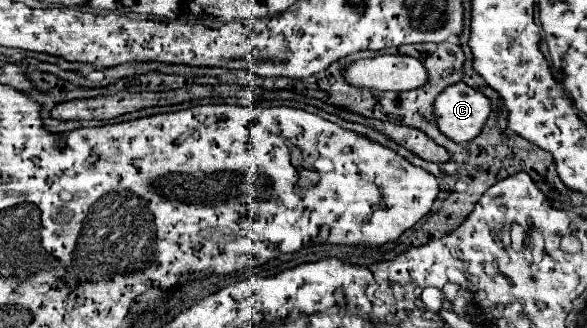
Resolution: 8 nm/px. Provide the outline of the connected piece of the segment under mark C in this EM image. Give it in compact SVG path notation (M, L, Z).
M464 83L446 87L444 93L434 99L436 125L454 143L474 139L482 131L490 111L490 101Z

